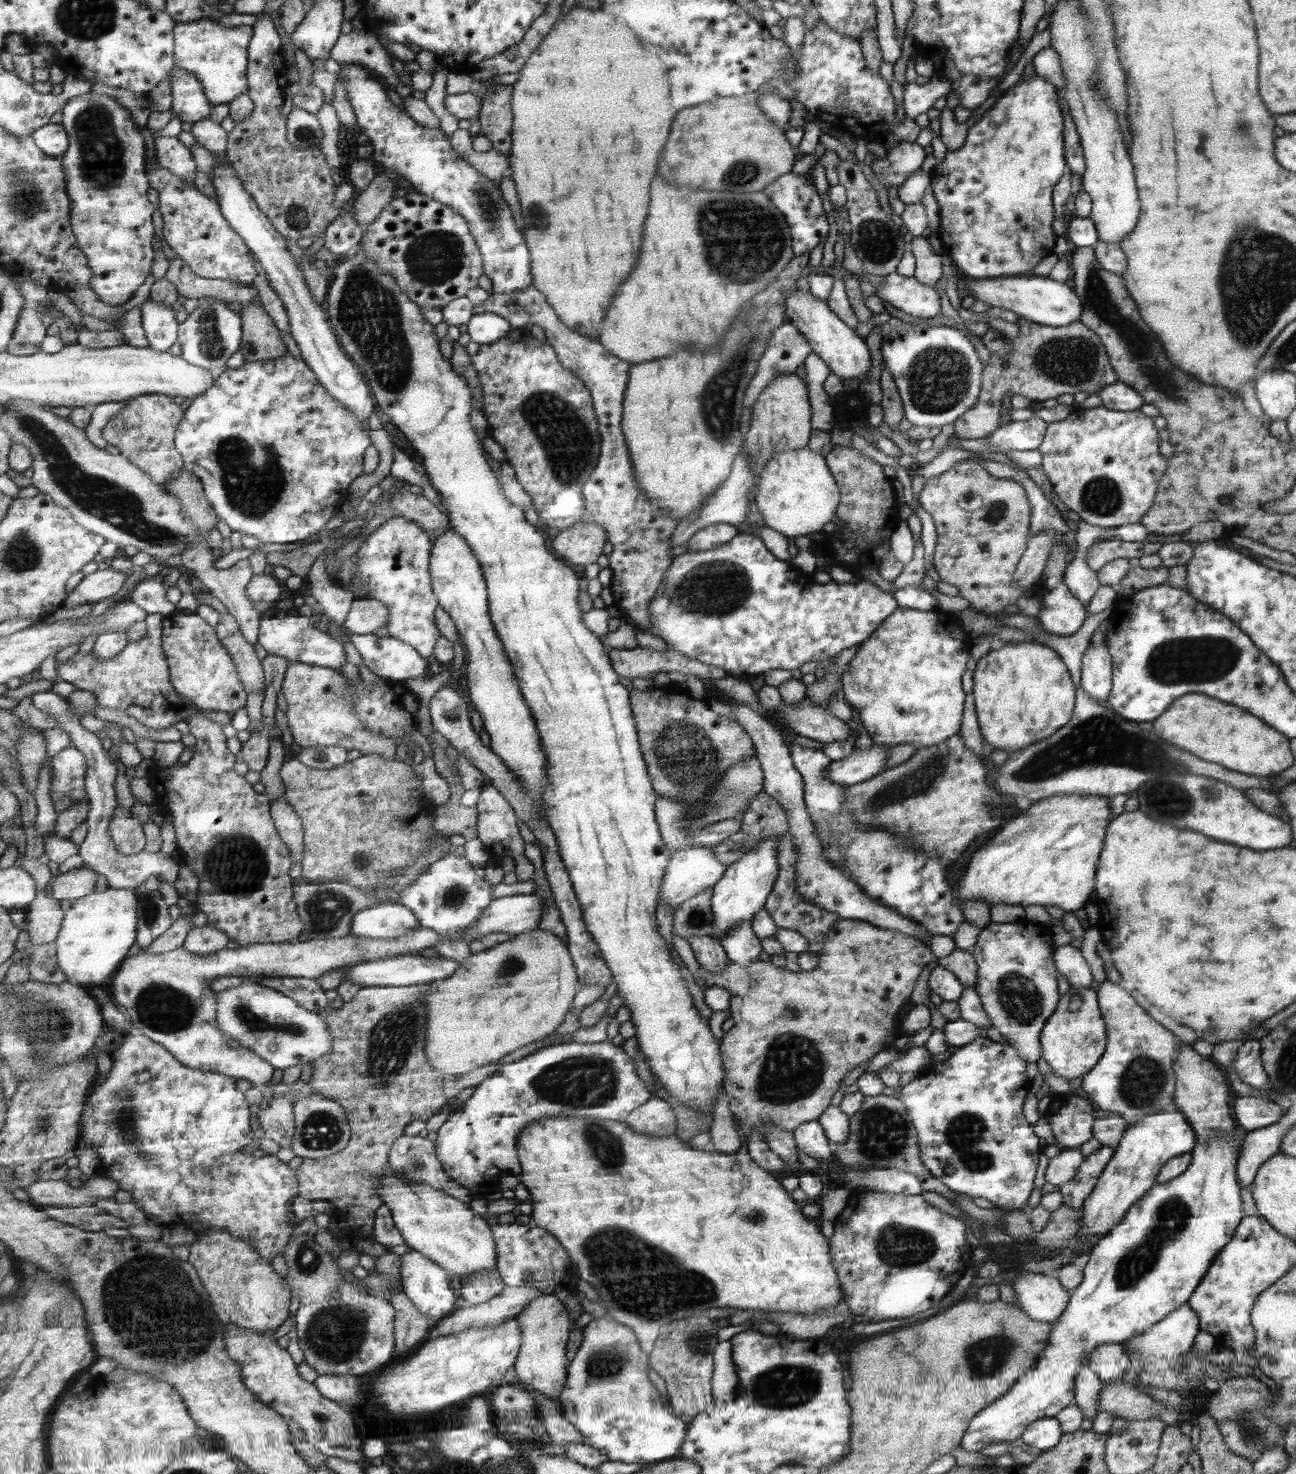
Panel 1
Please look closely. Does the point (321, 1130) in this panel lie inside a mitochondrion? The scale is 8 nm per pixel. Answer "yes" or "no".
yes

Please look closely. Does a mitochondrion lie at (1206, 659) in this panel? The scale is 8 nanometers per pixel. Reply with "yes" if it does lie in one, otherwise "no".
yes

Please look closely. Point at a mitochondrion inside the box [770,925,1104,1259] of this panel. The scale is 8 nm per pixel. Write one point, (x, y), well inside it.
(881, 1131)

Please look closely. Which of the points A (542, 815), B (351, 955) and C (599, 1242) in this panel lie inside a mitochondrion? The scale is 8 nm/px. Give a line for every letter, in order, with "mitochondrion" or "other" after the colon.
A: other
B: other
C: mitochondrion

